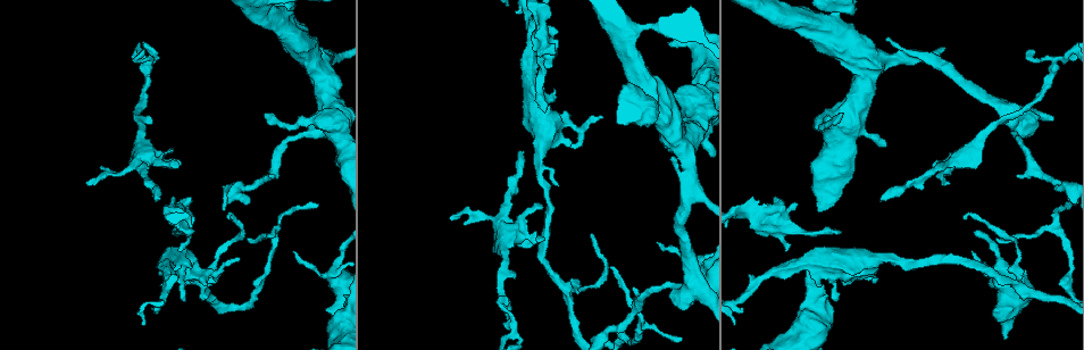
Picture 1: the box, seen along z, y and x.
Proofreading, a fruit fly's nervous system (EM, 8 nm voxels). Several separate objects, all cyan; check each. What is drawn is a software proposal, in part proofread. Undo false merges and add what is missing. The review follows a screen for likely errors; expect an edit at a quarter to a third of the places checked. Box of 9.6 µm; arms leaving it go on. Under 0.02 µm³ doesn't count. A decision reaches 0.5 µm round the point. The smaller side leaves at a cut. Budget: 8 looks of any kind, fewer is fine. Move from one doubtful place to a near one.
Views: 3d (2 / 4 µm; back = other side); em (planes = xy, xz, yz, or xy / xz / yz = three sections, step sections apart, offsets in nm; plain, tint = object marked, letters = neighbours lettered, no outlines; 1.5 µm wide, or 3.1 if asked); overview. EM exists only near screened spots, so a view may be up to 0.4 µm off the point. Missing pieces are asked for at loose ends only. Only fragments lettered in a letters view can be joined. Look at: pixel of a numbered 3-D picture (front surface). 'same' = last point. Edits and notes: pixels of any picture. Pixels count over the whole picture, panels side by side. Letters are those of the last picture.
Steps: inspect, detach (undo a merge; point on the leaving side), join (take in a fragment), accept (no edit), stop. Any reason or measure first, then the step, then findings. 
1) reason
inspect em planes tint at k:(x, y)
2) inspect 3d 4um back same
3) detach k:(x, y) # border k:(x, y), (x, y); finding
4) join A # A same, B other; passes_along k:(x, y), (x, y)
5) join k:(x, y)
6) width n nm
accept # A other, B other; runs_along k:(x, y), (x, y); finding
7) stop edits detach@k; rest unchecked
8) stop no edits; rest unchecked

free end
inspect em planes letters at 1:(553, 169)

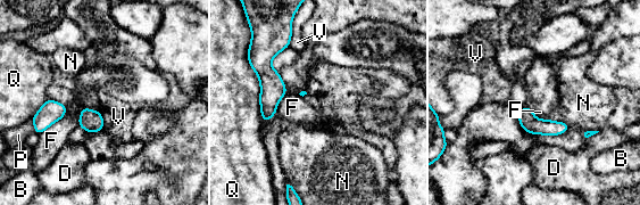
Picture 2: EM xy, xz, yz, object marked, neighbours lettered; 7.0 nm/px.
accept # B other, D other, F other, N other, P other, Q other, V other; border 2:(292, 22), (292, 35), (289, 46); no lettered fragment goes on from it

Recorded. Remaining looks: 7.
side arm on a straight run
inspect 3d 4um back at 1:(204, 286)

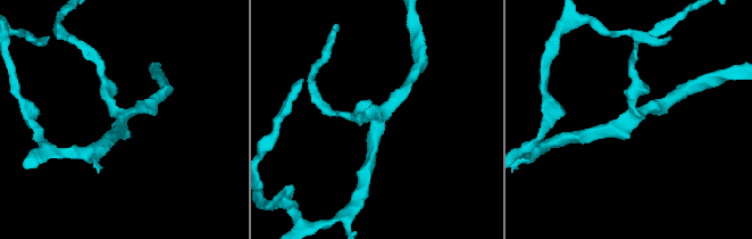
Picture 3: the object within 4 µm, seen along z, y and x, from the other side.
shape alone is not enough
inspect em yz step 4 letters at 3:(634, 116)

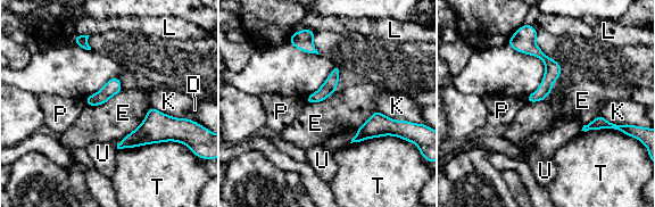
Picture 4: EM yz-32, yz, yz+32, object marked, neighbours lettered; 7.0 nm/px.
inspect em planes letters same

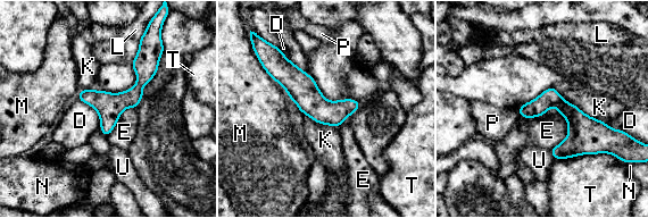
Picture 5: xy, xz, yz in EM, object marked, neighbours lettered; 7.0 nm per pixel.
arms 3
accept # D other, E other, K other, L other, M other, N other, P other, T other, U other; continuous, no second neuron

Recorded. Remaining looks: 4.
free end
inspect em planes letters at 1:(237, 259)

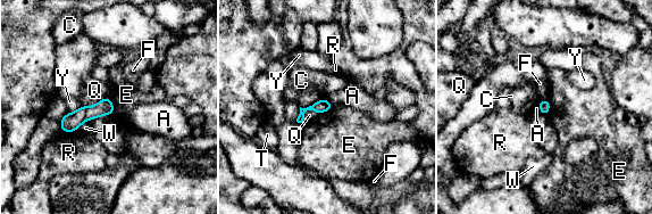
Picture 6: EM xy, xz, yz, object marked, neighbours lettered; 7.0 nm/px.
width 80 nm
accept # A other, C other, E other, F other, Q other, R other, T other, W other, Y other; border 6:(333, 106), (318, 114); none of them fits

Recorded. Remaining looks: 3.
stop no edits; rest unchecked

